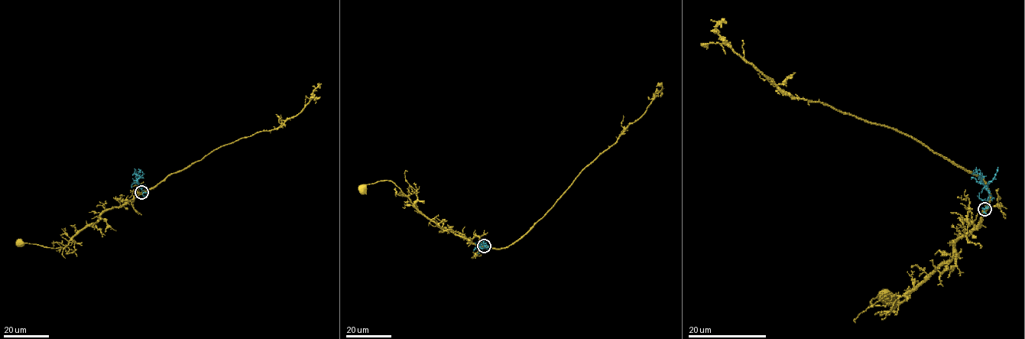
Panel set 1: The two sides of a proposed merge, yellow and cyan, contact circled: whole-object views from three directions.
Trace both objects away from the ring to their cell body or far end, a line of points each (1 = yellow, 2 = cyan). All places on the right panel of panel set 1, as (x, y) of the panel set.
1: (984, 208), (981, 220), (955, 245), (955, 255), (901, 302), (872, 304), (870, 301), (883, 296)
2: (984, 208), (989, 198), (987, 187), (980, 175), (975, 174), (973, 170)

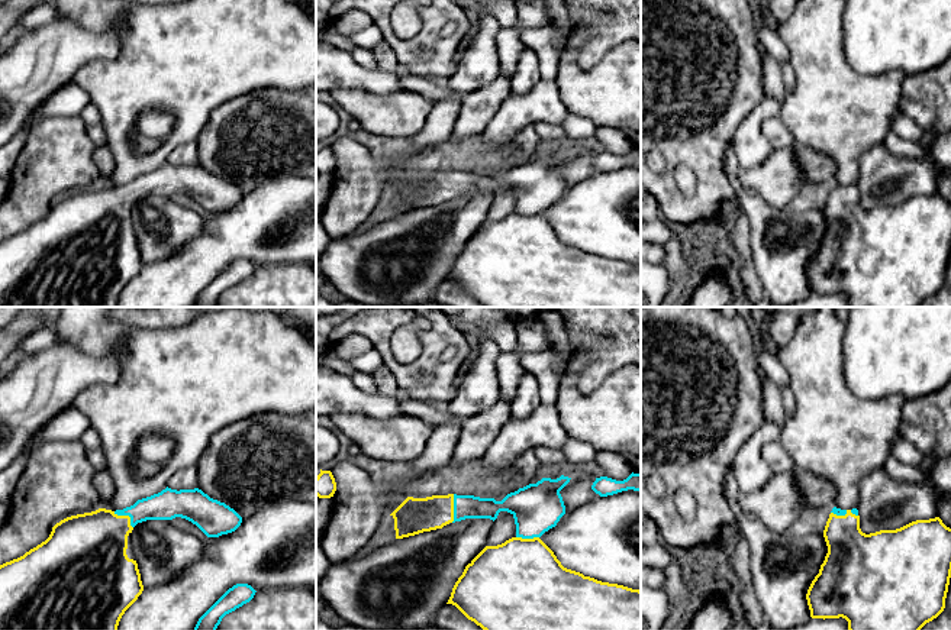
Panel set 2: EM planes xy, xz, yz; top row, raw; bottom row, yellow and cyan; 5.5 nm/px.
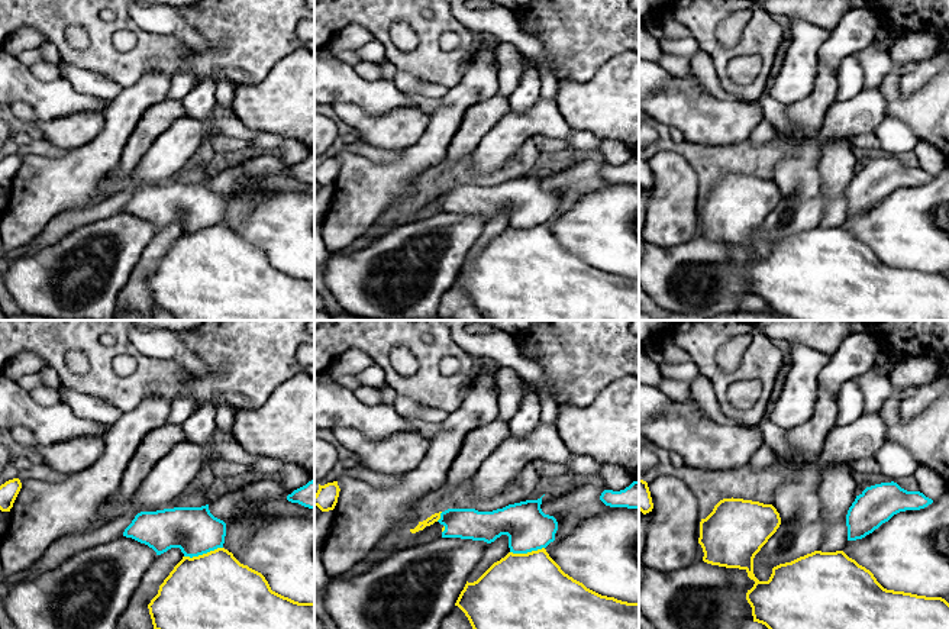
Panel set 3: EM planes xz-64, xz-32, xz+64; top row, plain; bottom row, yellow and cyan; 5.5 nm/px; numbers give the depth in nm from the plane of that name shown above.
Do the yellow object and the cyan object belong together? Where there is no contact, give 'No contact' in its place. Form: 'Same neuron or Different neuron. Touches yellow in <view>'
Same neuron. Touches yellow in xz

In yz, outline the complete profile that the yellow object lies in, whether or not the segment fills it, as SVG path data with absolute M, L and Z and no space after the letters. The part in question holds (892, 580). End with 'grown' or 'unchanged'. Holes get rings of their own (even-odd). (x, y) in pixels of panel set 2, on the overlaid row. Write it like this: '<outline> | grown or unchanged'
M834 507L823 537L828 553L806 594L812 618L842 617L848 630L921 630L944 611L951 578L951 529L939 517L865 534L860 529L857 508Z | grown

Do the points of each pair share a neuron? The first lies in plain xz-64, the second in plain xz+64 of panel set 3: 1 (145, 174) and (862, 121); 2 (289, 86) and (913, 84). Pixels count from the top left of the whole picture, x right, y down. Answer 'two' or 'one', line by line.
1: one
2: two

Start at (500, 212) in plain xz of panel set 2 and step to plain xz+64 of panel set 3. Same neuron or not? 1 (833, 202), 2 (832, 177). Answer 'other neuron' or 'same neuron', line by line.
1: same neuron
2: same neuron

